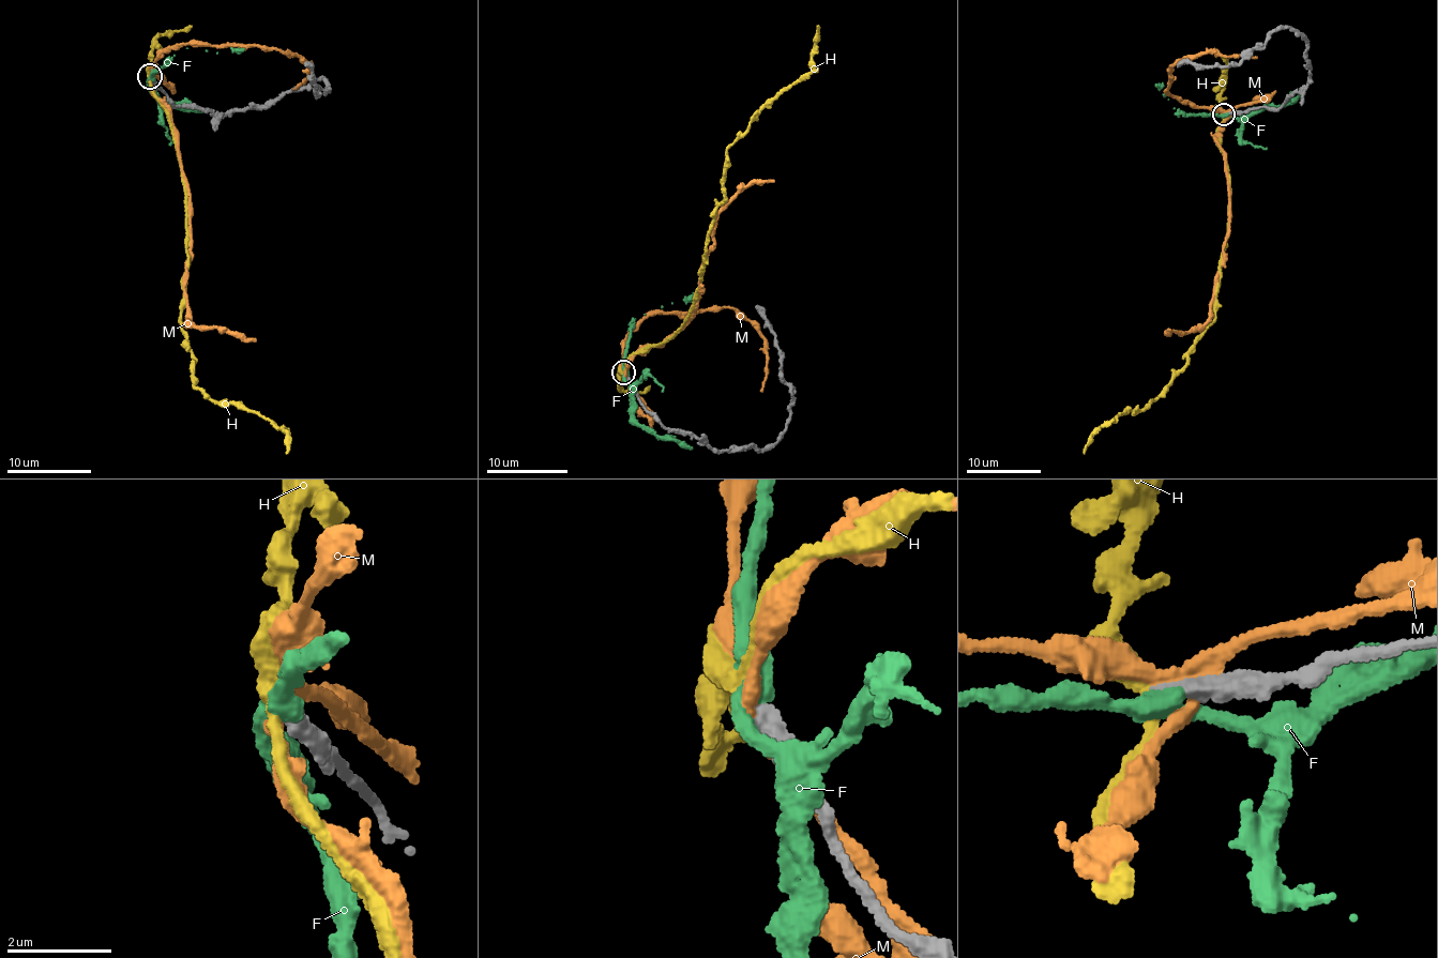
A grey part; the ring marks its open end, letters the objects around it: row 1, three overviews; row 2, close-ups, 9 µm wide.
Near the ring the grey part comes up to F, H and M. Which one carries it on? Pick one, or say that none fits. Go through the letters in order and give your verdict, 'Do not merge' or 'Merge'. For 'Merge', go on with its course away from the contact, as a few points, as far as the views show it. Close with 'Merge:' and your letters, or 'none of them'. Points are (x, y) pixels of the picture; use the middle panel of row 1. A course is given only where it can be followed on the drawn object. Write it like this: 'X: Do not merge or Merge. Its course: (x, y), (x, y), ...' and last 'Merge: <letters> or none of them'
F: Do not merge
H: Do not merge
M: Do not merge
Merge: none of them

